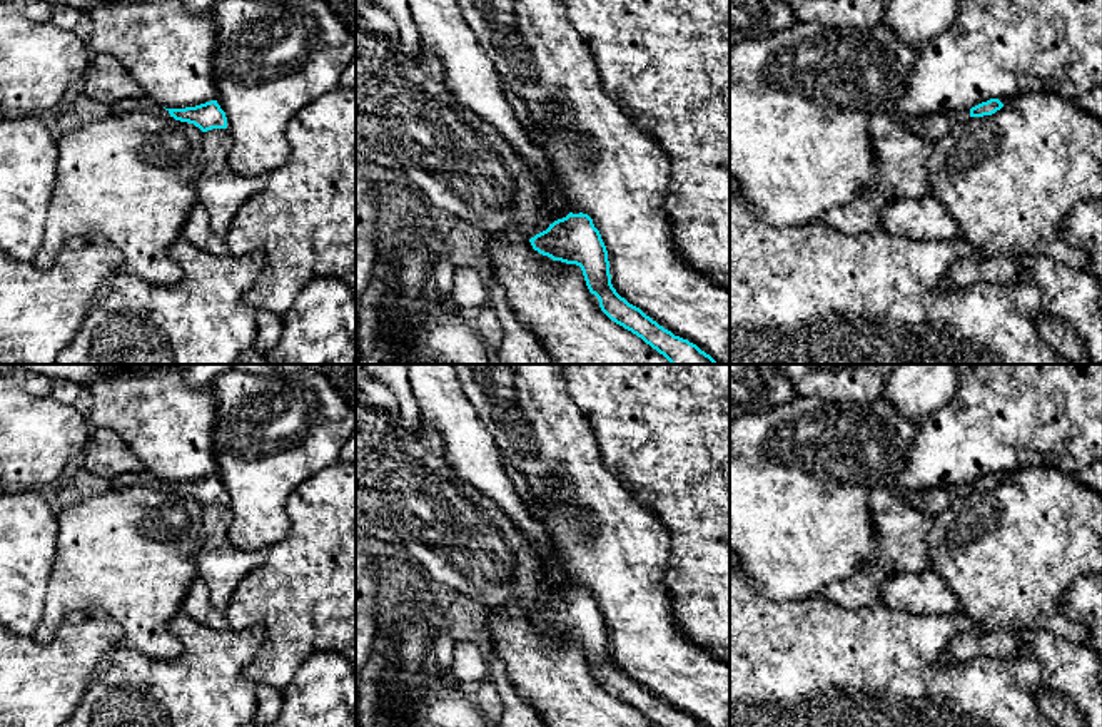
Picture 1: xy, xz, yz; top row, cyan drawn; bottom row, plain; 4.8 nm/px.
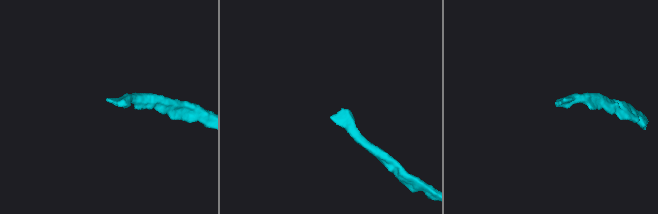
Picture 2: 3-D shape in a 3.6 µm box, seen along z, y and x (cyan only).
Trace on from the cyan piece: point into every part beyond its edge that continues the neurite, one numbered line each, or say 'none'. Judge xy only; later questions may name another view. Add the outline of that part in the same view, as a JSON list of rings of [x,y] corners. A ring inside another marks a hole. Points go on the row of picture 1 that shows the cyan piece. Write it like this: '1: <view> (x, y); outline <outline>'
1: xy (146, 104); outline [[[137,97],[137,99],[124,99],[114,104],[107,105],[109,115],[120,115],[125,112],[134,112],[134,110],[144,110],[154,115],[164,115],[170,117],[169,110],[155,104],[152,99],[145,97]]]

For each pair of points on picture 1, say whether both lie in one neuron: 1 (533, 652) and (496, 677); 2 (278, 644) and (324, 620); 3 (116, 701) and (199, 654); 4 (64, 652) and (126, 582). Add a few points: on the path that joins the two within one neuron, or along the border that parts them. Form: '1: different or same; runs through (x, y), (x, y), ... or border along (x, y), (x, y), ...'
1: different; border along (488, 642), (501, 659), (513, 689), (528, 702)
2: same; runs through (289, 637), (299, 627), (313, 627)
3: same; runs through (136, 701), (152, 701), (179, 674)
4: different; border along (106, 615), (121, 627), (122, 645)

